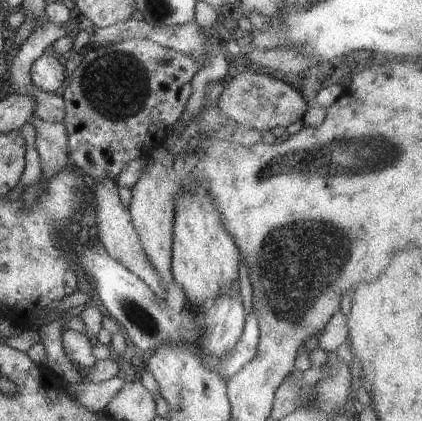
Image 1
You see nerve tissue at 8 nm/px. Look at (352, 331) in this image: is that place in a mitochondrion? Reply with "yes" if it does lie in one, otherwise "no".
no

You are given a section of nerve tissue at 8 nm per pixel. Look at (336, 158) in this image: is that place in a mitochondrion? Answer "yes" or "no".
yes

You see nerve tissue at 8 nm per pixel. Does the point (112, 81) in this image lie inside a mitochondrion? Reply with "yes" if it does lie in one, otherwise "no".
yes

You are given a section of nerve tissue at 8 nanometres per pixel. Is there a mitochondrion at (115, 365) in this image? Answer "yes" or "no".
no

